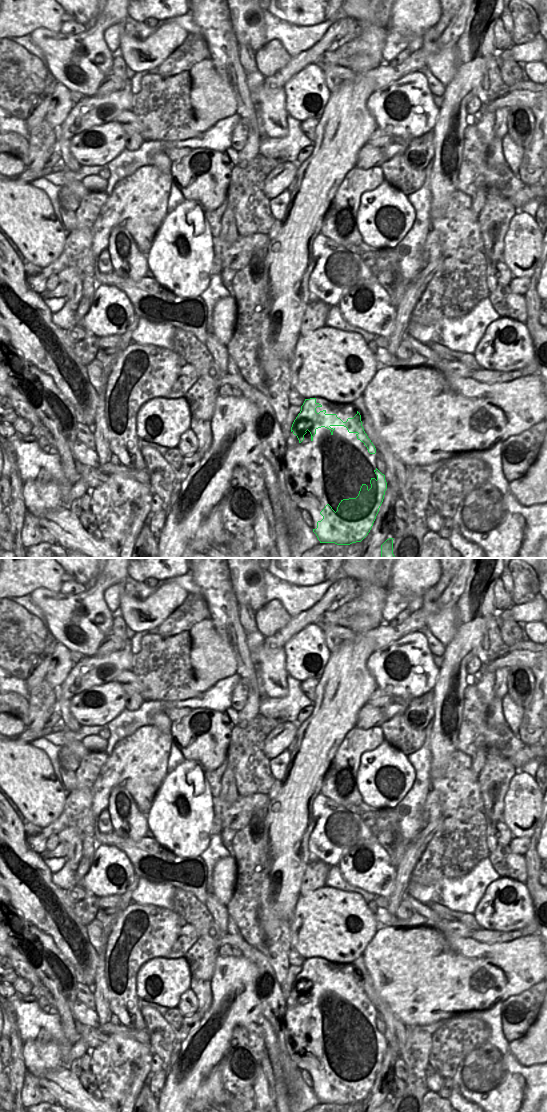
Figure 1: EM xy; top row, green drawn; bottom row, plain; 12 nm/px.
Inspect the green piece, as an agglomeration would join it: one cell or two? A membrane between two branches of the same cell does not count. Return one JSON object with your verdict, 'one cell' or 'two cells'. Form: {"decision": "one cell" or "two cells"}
{"decision": "two cells"}

